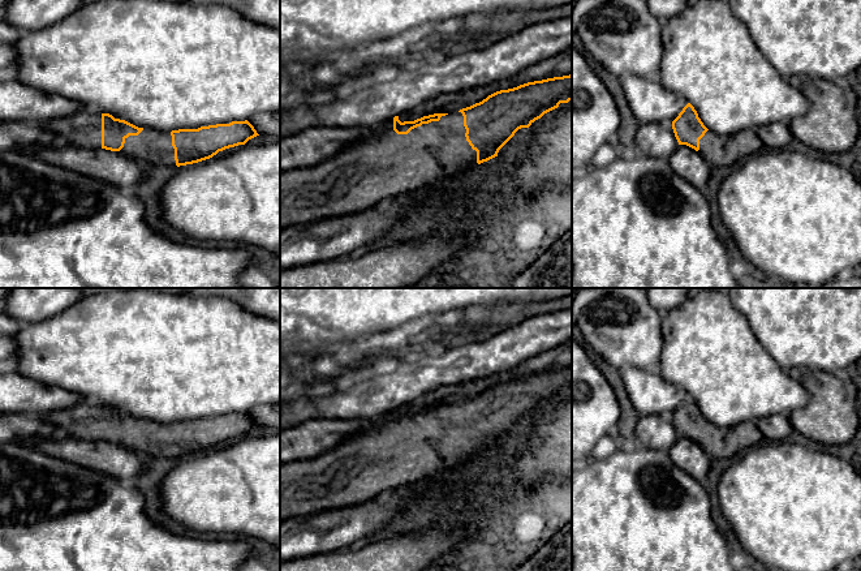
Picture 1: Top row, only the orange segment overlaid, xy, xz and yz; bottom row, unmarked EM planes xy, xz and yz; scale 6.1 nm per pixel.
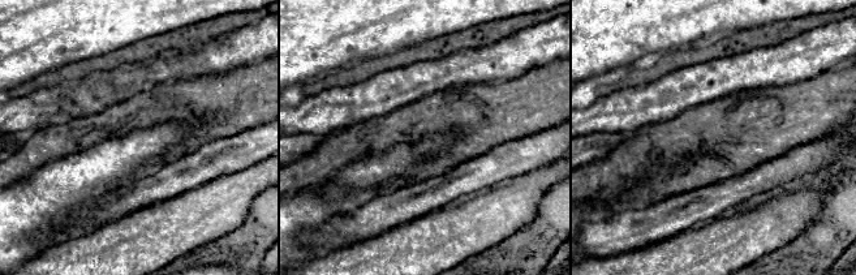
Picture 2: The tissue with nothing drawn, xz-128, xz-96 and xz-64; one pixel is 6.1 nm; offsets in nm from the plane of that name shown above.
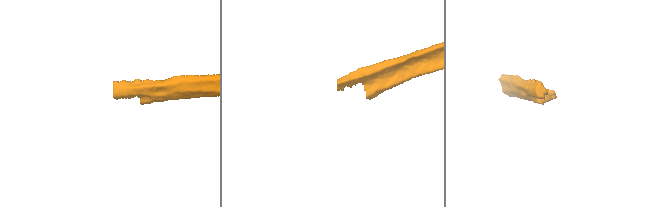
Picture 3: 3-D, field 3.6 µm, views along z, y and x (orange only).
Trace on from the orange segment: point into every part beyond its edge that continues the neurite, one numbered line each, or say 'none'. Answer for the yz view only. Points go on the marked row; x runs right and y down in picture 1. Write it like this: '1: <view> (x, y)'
1: yz (726, 151)

